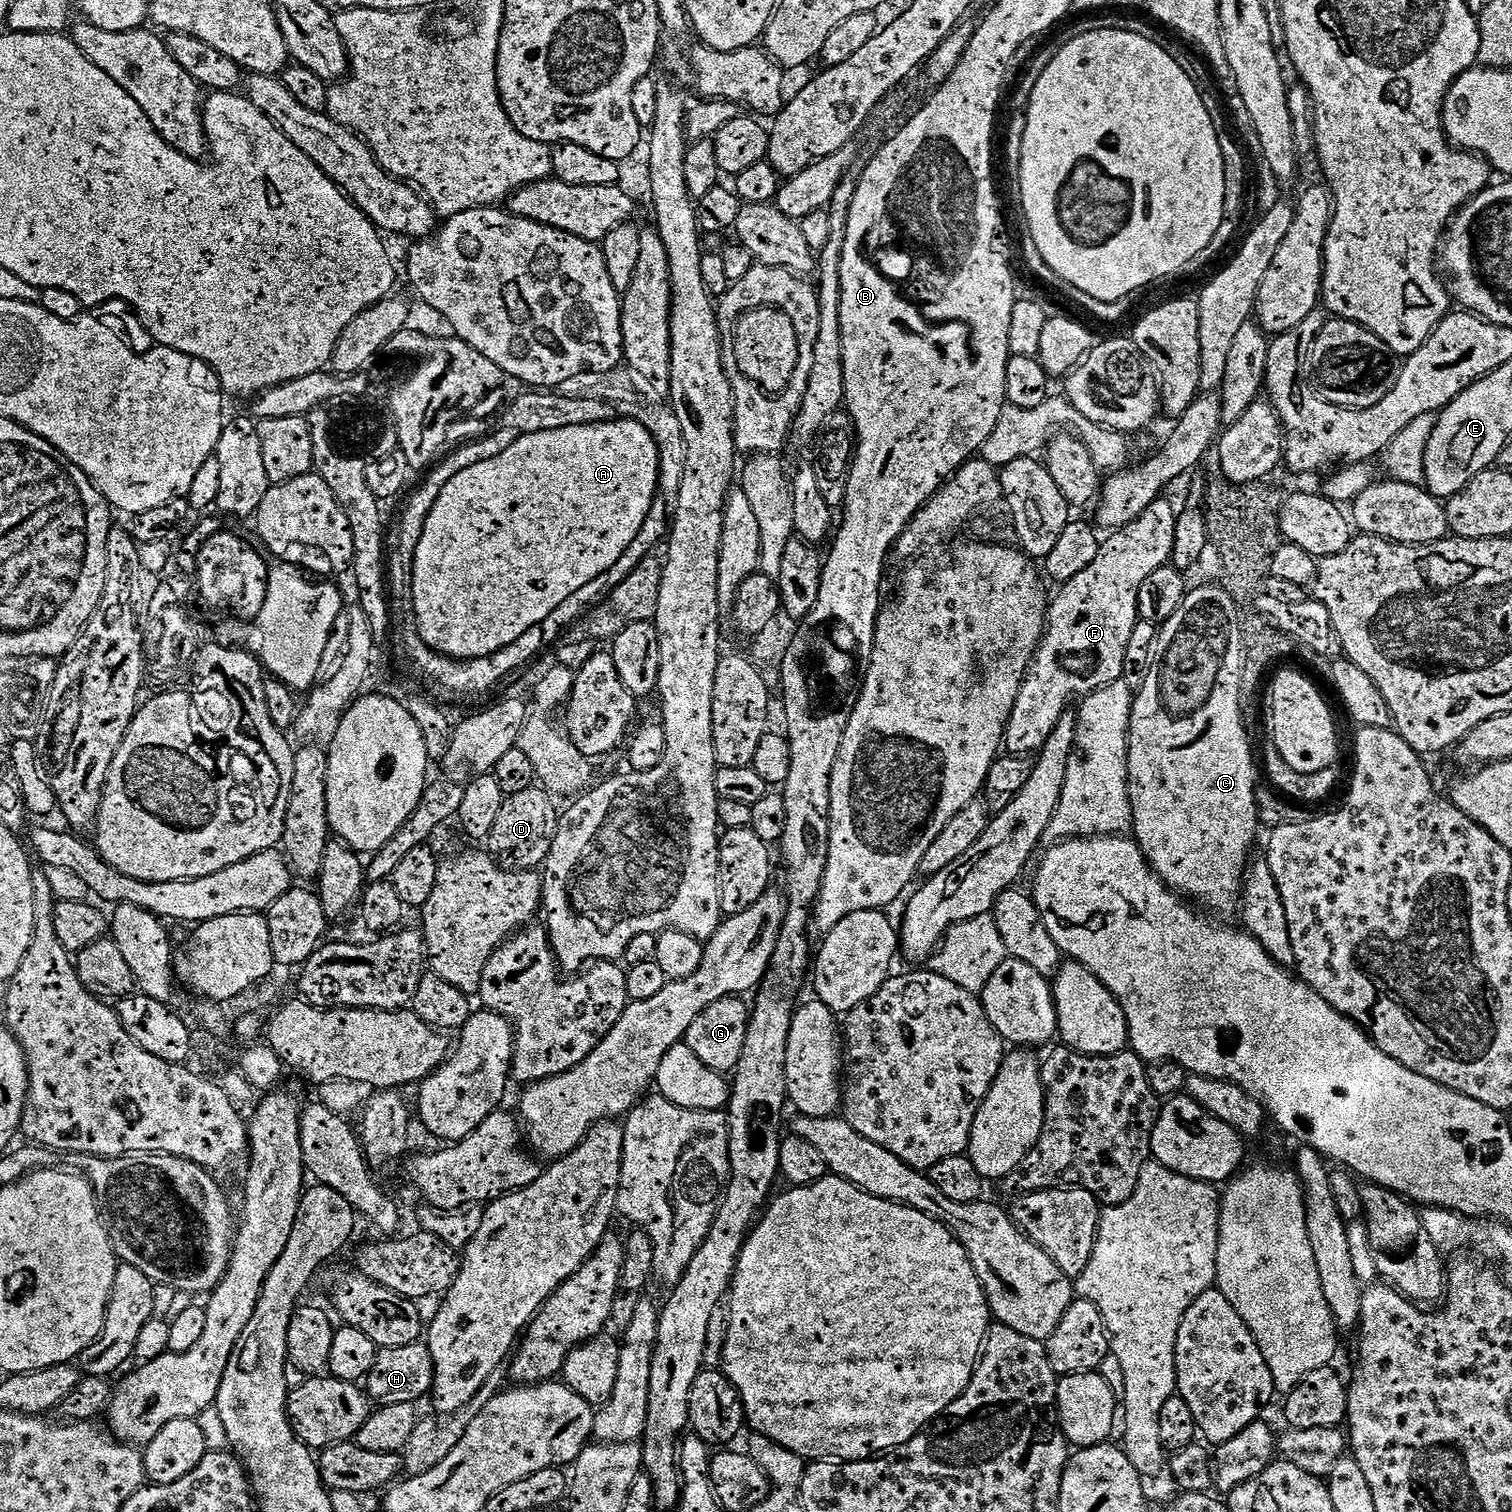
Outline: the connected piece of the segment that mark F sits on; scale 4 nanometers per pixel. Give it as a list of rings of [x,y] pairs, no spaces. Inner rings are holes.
[[[1167,498],[1156,500],[1134,522],[1107,535],[1110,537],[1103,539],[1094,561],[1058,588],[1057,596],[1049,603],[1044,637],[1032,657],[1008,720],[1004,746],[1009,753],[1037,753],[1048,740],[1059,718],[1067,713],[1068,700],[1083,698],[1123,679],[1128,643],[1140,621],[1137,614],[1138,592],[1154,570],[1171,561],[1174,534],[1177,533],[1177,515],[1177,509]]]

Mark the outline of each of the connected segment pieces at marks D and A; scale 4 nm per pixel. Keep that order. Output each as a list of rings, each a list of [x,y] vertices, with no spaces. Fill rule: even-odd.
[[[540,786],[530,787],[513,796],[505,796],[502,810],[498,810],[498,818],[486,837],[486,848],[492,859],[509,870],[539,869],[548,859],[550,846],[554,846],[554,838],[560,825],[561,813],[558,808],[556,812],[555,802],[557,803],[553,793]]]
[[[615,418],[601,424],[570,425],[545,432],[525,432],[518,436],[508,450],[503,450],[502,454],[490,457],[455,475],[446,483],[426,518],[412,564],[414,614],[417,615],[417,626],[422,640],[434,652],[440,652],[450,659],[486,659],[503,647],[510,646],[512,642],[517,642],[532,627],[538,627],[566,598],[577,593],[588,582],[606,574],[624,557],[626,548],[642,530],[652,503],[658,497],[661,463],[660,445],[657,444],[651,427],[648,429],[640,420]]]

